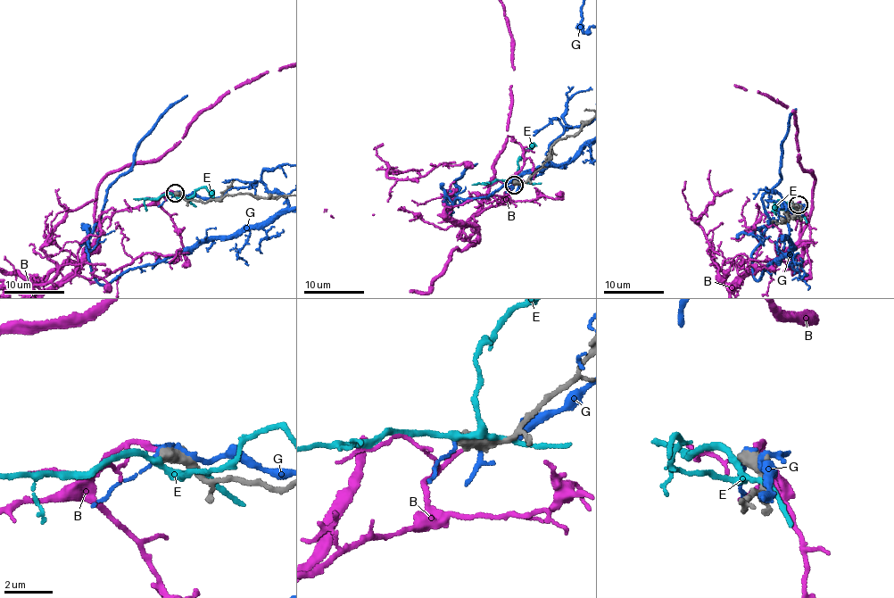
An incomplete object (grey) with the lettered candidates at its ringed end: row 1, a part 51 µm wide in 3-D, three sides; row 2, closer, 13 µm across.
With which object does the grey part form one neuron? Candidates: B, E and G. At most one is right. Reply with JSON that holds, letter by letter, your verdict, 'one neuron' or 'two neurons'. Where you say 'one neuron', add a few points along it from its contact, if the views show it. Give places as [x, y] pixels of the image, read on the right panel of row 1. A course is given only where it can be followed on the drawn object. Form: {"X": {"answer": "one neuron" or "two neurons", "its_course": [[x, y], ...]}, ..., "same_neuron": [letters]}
{"B": {"answer": "one neuron"}, "E": {"answer": "two neurons"}, "G": {"answer": "two neurons"}, "same_neuron": ["B"]}

